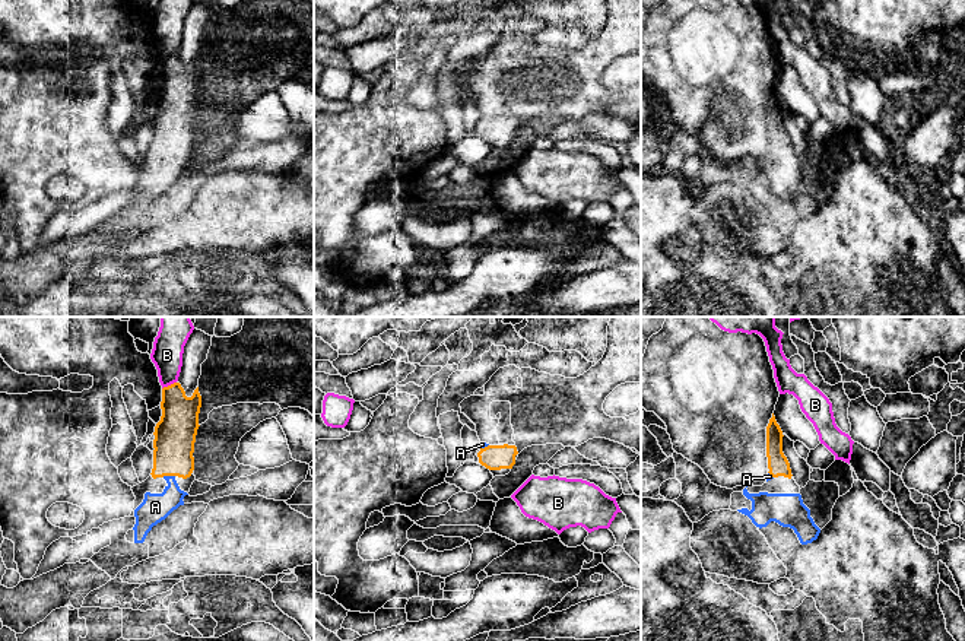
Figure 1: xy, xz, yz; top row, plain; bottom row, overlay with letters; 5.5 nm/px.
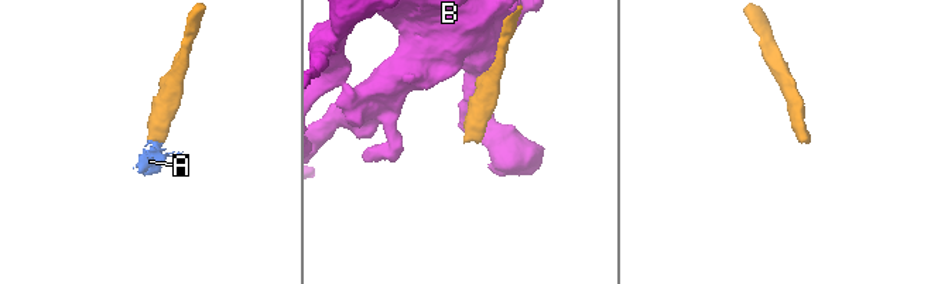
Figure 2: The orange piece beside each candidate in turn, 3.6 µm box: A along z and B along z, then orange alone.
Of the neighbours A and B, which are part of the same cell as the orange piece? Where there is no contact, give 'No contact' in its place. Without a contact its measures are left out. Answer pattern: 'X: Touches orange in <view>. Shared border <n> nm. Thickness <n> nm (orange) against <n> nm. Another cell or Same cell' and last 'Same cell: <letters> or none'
A: Touches orange in xy. Shared border 70 nm. Thickness 220 nm (orange) against 160 nm. Same cell
B: Touches orange in xy. Shared border 90 nm. Thickness 220 nm (orange) against 170 nm. Another cell
Same cell: A

